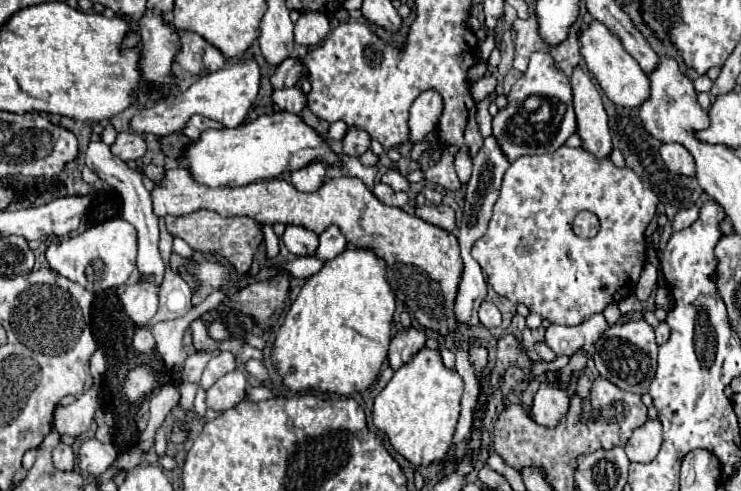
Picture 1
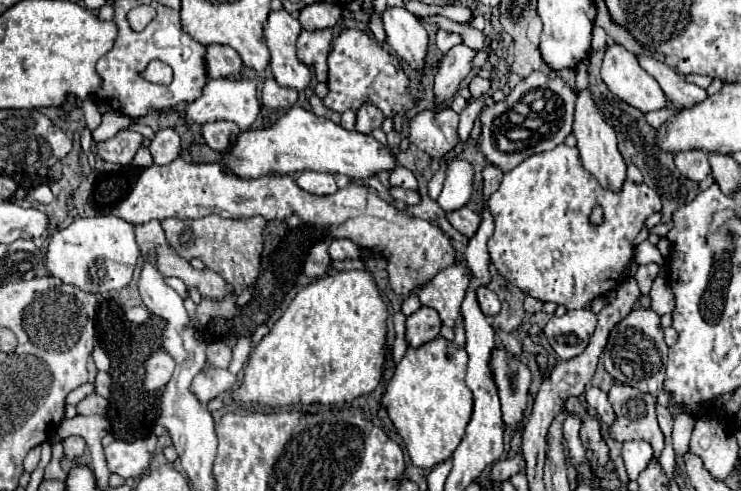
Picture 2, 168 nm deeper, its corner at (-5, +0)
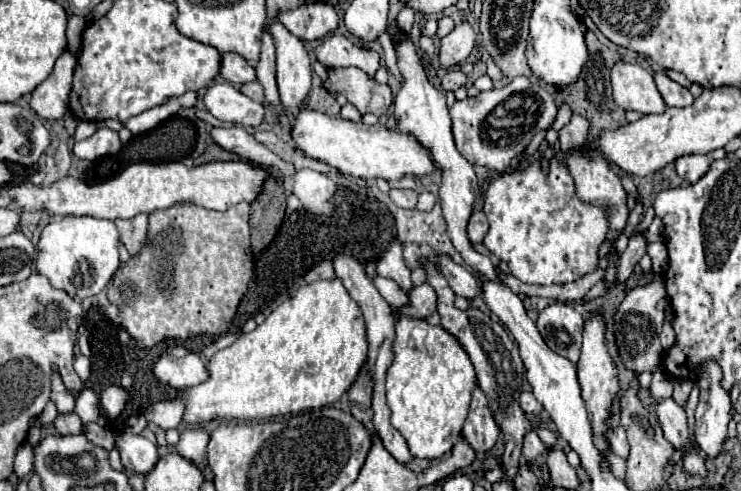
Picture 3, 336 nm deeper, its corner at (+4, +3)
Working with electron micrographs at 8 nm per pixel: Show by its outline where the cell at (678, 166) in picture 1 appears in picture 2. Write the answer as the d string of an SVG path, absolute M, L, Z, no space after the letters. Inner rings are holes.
M692 149L692 151L680 151L674 155L674 163L678 167L678 171L700 183L704 181L708 175L710 175L710 165L708 165L708 159L706 159L706 153L700 151L700 149Z

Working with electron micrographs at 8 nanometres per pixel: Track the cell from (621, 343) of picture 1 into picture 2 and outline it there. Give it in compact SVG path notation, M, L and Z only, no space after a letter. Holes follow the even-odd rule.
M636 309L610 331L604 349L604 367L618 383L642 389L642 393L650 393L656 397L662 391L664 383L666 353L668 345L664 343L660 317L652 309Z

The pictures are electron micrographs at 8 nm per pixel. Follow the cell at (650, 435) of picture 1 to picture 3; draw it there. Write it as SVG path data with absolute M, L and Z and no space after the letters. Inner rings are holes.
M615 426L611 430L611 448L615 454L619 454L621 458L627 458L629 456L629 444L627 444L627 438L625 438L625 428L623 426Z

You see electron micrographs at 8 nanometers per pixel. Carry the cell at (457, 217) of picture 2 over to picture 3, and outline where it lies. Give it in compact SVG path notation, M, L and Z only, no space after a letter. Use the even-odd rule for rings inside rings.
M473 212L471 220L469 220L469 226L467 226L469 240L471 240L471 242L483 242L483 238L485 238L487 230L489 230L487 216L485 216L483 212Z

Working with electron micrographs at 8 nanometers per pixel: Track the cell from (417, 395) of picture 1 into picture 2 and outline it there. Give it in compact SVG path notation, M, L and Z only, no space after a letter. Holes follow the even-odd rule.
M436 337L422 347L410 347L386 385L382 405L402 437L412 463L420 469L430 469L452 457L464 437L472 415L472 393L464 381L466 363L468 355L464 349Z

